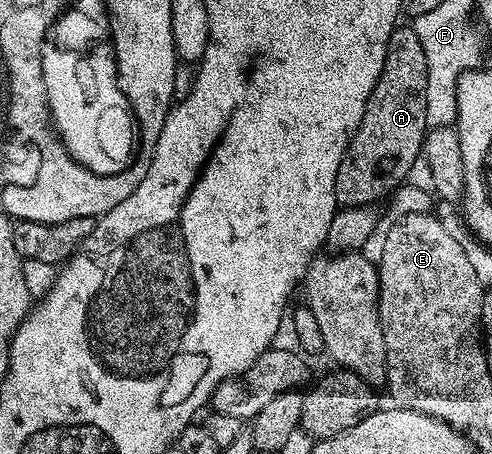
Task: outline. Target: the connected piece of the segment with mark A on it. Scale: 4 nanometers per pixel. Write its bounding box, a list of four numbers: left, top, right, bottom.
[336,24,429,207]

